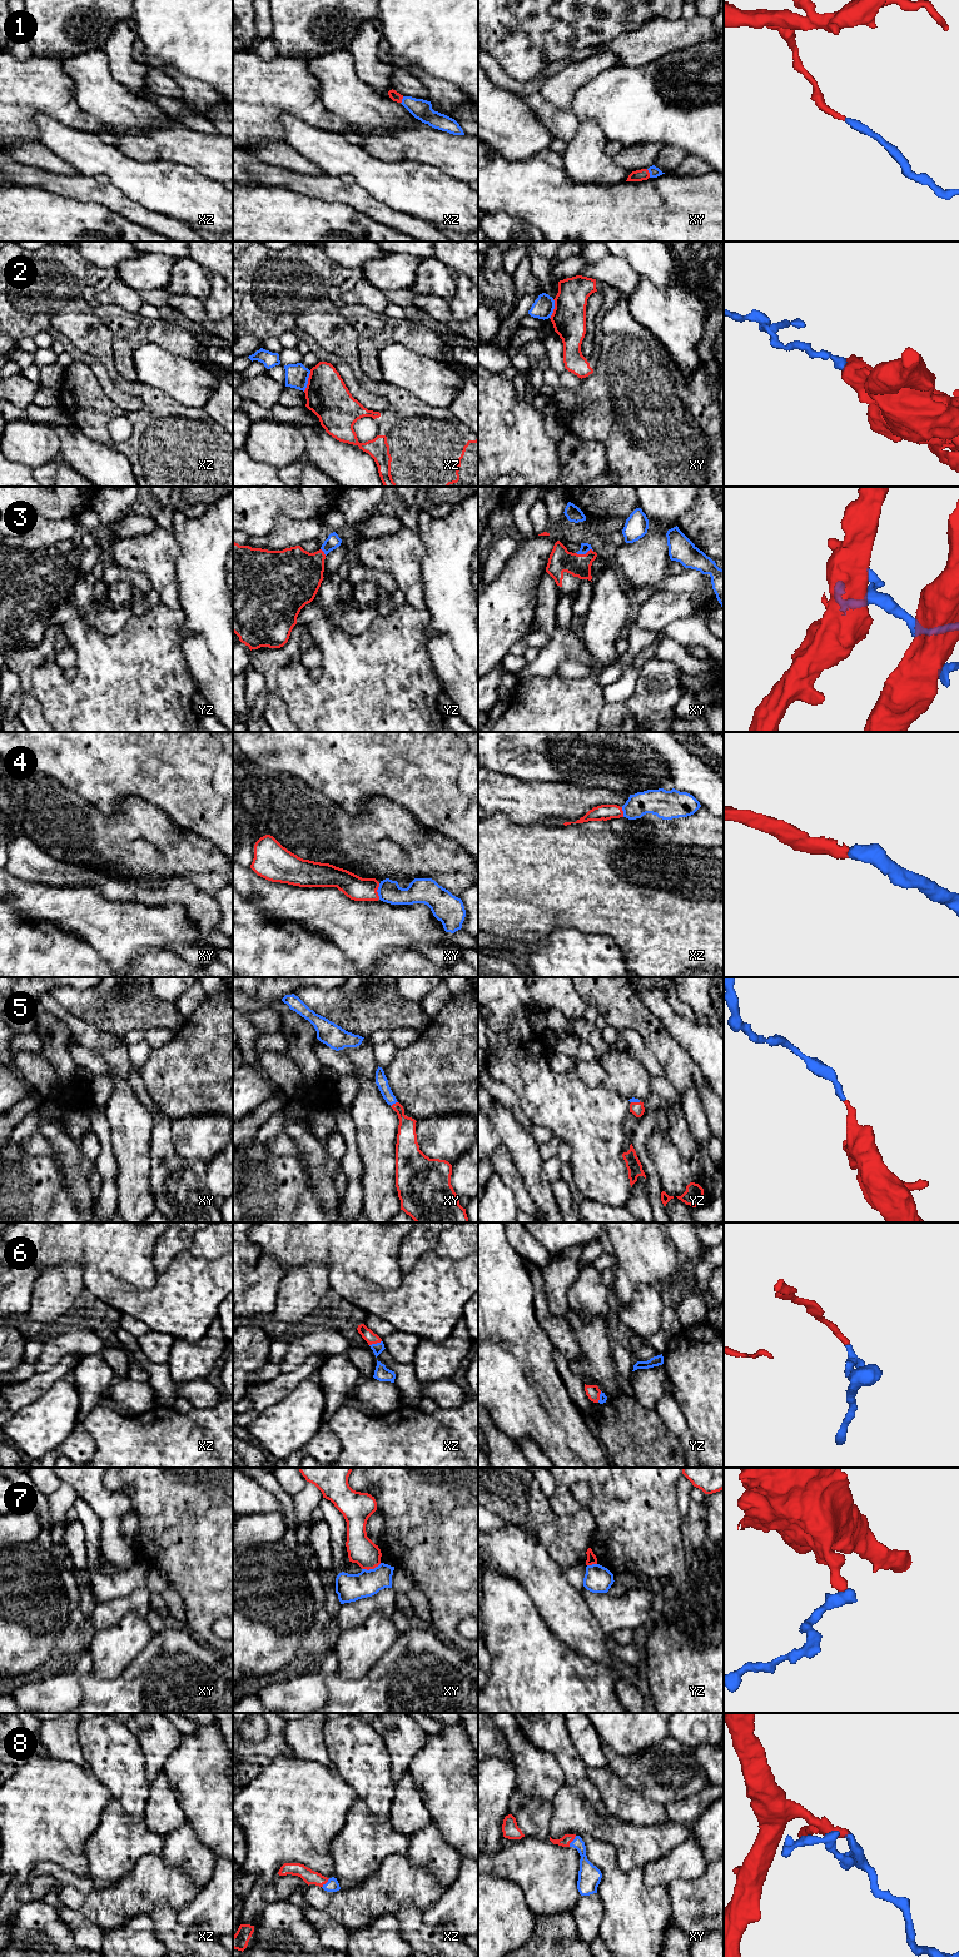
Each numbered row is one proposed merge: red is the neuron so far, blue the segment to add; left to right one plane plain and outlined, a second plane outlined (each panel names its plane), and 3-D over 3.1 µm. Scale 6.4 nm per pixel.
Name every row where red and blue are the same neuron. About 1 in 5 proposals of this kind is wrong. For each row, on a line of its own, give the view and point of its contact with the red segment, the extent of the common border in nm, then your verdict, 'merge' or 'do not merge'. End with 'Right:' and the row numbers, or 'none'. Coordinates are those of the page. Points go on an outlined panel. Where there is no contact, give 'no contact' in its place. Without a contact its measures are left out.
1: xy (649, 173) | 60 nm | merge
2: xz (308, 381) | 140 nm | do not merge
3: xy (584, 554) | 110 nm | merge
4: xy (376, 891) | 100 nm | merge
5: xy (393, 1104) | 60 nm | merge
6: xz (374, 1343) | 90 nm | merge
7: xy (371, 1568) | 130 nm | do not merge
8: xy (572, 1840) | 90 nm | merge
Right: 1, 3, 4, 5, 6, 8

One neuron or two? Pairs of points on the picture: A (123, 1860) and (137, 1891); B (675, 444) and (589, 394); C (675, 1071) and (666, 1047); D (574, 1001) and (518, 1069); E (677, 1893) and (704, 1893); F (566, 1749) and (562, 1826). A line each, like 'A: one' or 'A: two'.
A: two
B: one
C: one
D: one
E: one
F: two

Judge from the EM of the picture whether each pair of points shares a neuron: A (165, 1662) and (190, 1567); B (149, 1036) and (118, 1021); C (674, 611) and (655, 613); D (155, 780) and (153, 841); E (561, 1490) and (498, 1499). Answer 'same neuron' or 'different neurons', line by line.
A: different neurons
B: different neurons
C: same neuron
D: different neurons
E: different neurons

